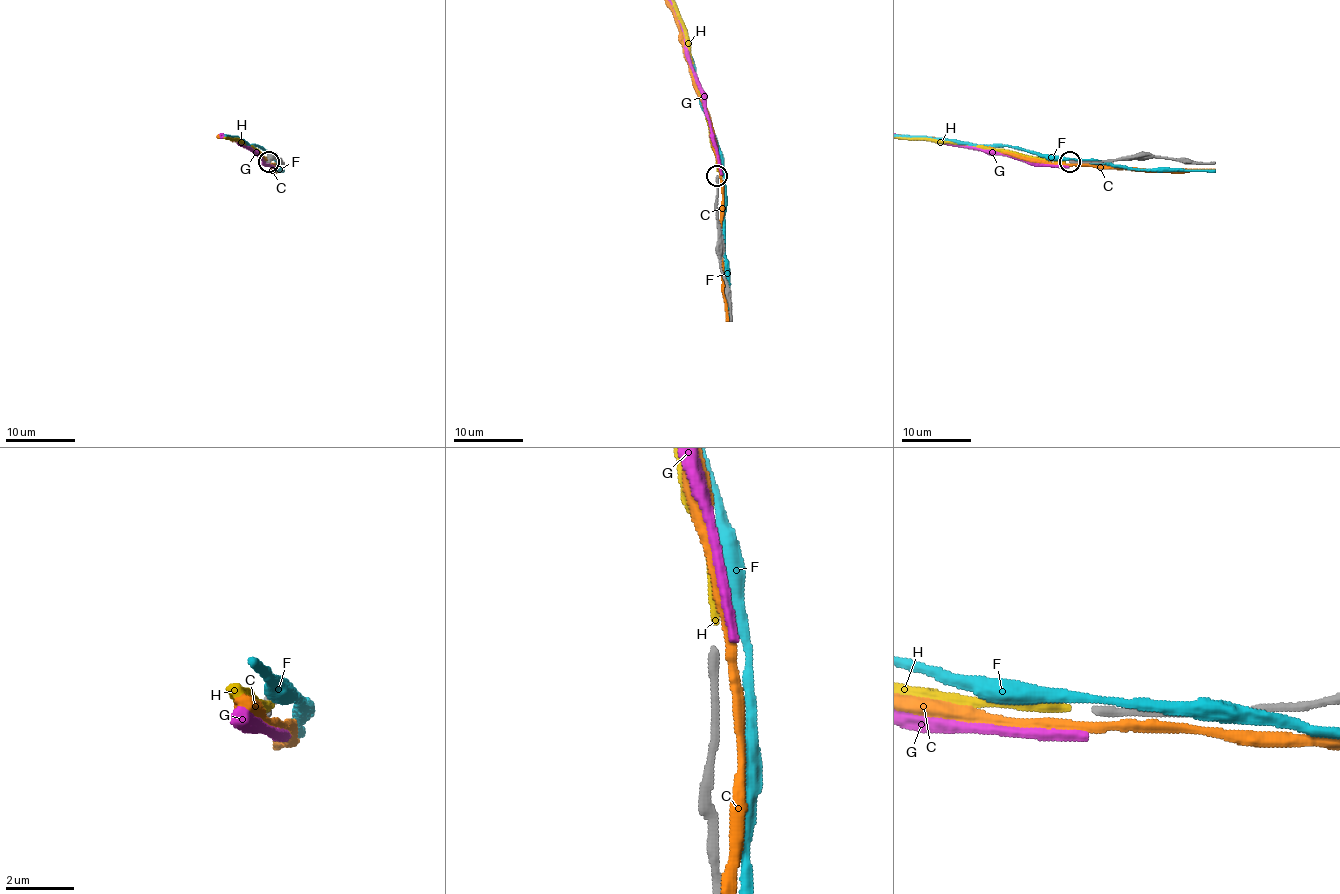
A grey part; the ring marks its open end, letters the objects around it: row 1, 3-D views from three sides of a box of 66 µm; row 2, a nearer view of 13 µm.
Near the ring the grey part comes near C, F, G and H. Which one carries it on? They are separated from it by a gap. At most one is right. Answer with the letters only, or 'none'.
H

